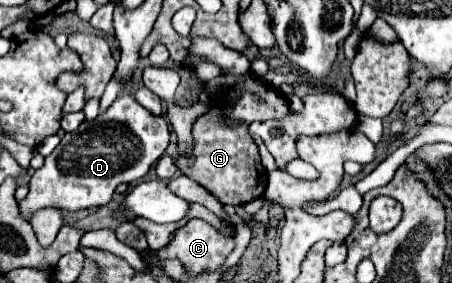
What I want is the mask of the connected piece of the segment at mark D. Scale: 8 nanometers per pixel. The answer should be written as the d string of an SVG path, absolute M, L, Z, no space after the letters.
M121 95L93 121L83 121L77 131L65 133L55 151L45 157L45 165L29 179L29 193L19 201L25 221L43 207L79 211L107 205L119 183L139 181L169 145L169 127L161 115L143 109L133 95Z

